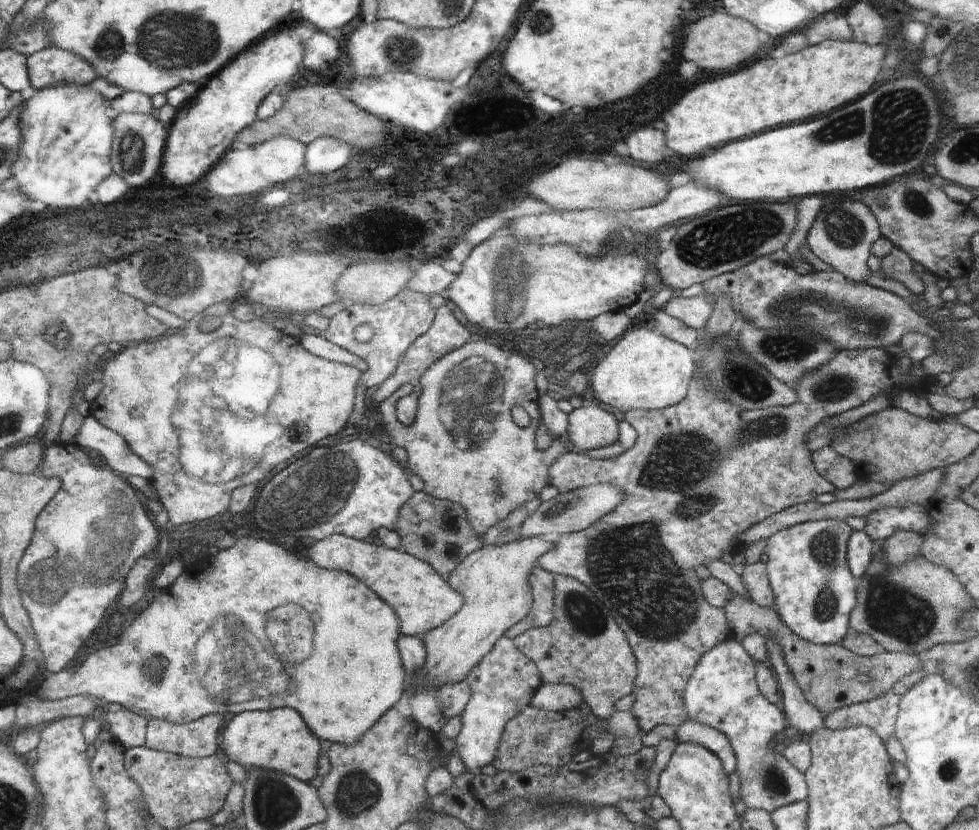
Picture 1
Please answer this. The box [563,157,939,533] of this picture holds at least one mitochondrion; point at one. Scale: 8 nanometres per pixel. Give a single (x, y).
(696, 470)

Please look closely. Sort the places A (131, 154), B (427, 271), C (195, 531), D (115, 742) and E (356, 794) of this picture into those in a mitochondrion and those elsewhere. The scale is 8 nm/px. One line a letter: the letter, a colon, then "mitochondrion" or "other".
A: mitochondrion
B: other
C: mitochondrion
D: other
E: mitochondrion

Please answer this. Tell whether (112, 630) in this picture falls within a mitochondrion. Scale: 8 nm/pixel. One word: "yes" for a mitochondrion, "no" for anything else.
yes

